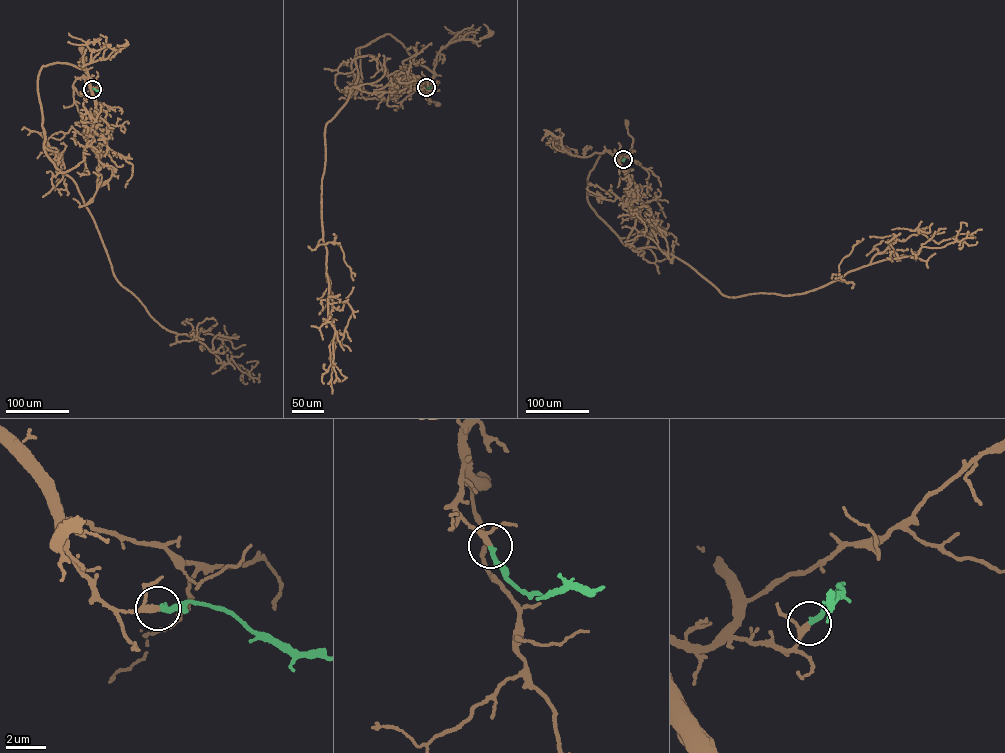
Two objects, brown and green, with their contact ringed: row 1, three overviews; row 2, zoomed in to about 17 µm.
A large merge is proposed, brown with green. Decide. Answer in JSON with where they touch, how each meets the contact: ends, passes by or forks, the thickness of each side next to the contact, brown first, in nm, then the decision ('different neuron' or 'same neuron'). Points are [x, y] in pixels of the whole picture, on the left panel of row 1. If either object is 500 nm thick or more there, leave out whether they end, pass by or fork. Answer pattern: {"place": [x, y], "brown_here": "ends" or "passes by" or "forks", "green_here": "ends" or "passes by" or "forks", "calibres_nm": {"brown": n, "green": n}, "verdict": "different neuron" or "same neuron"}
{"place": [92, 89], "brown_here": "passes by", "green_here": "ends", "calibres_nm": {"brown": 220, "green": 260}, "verdict": "same neuron"}

